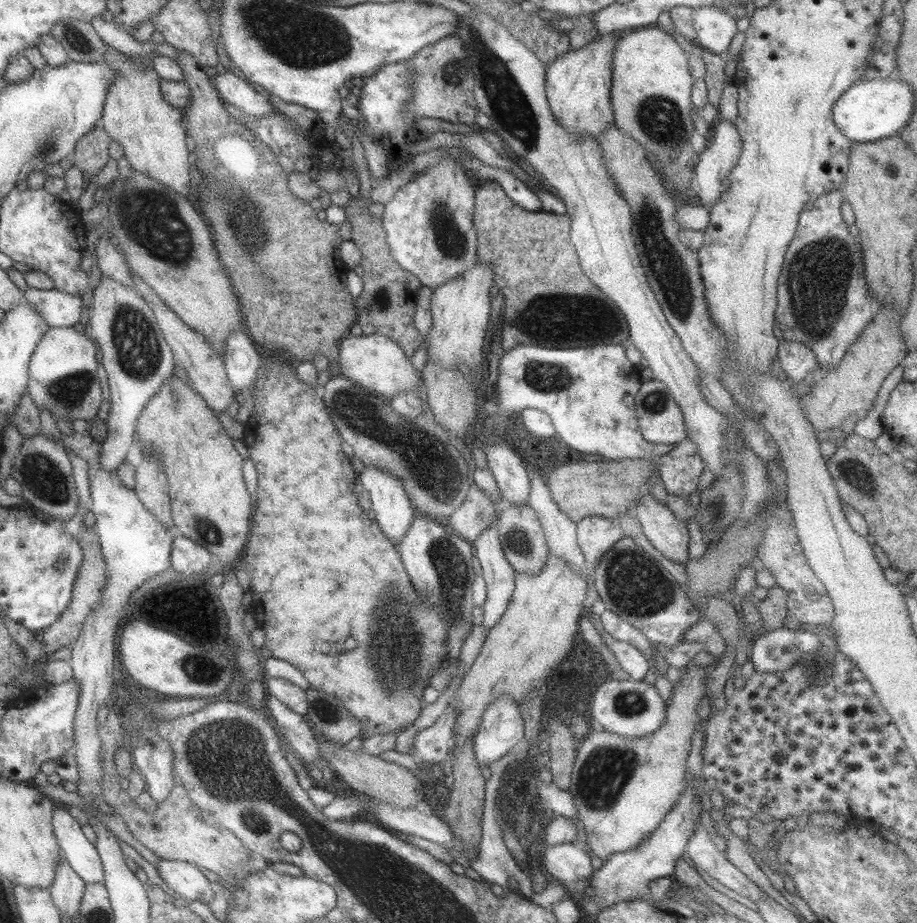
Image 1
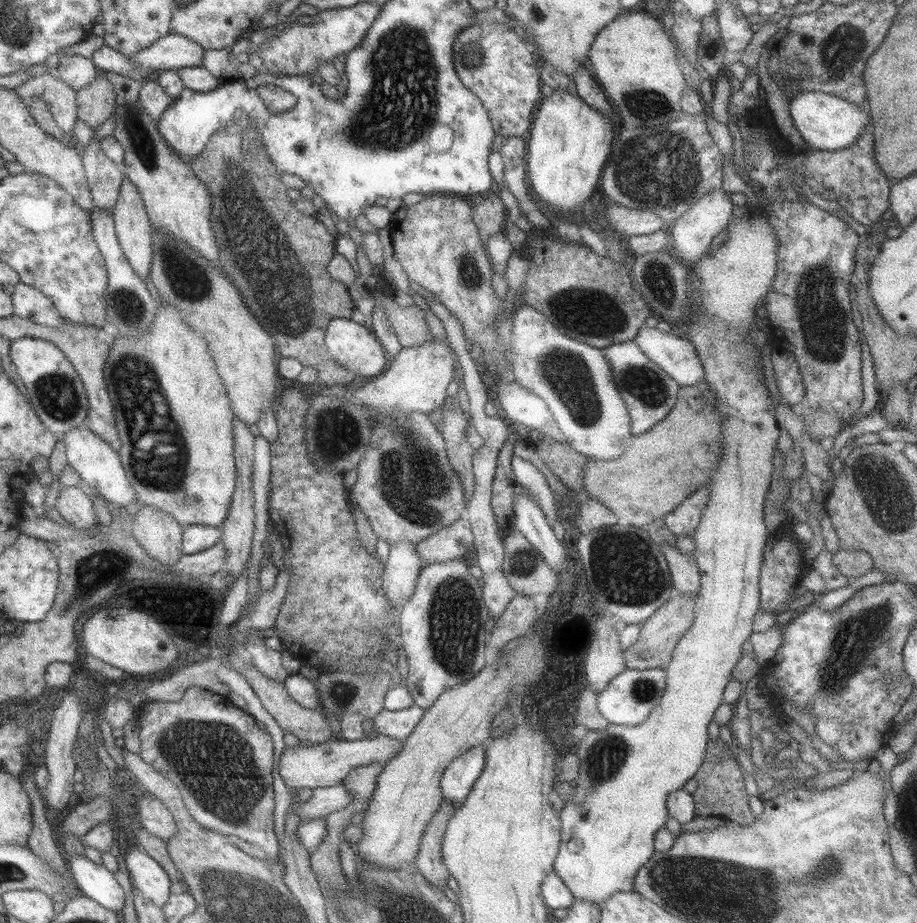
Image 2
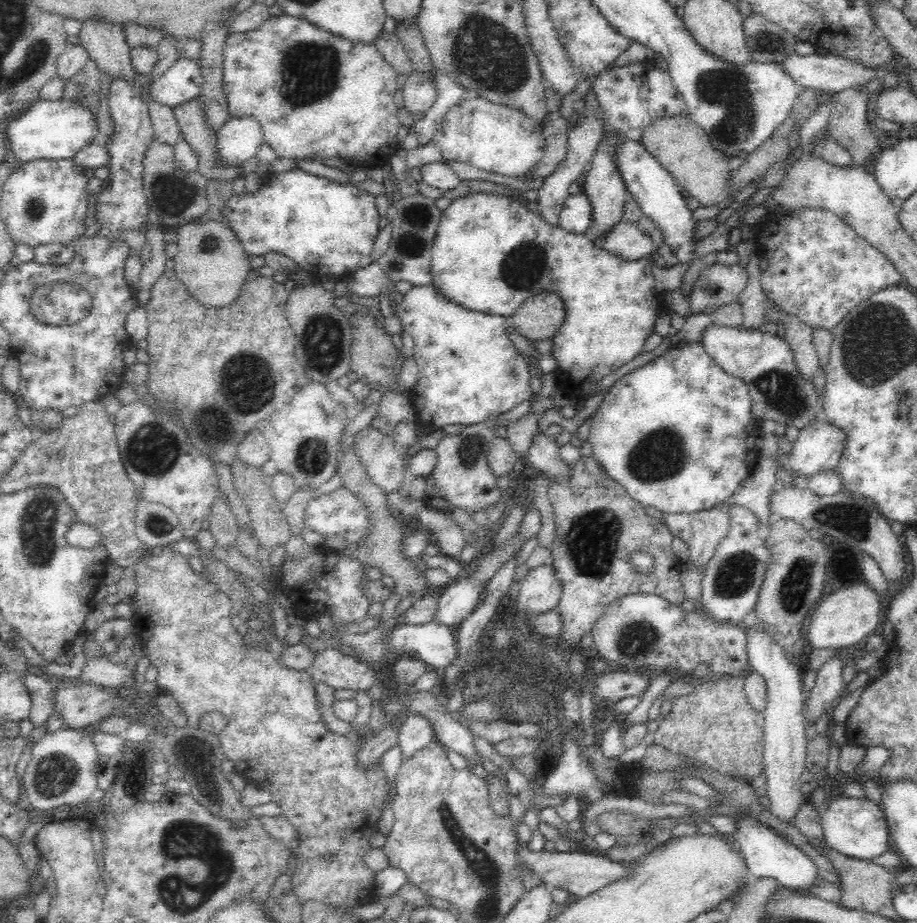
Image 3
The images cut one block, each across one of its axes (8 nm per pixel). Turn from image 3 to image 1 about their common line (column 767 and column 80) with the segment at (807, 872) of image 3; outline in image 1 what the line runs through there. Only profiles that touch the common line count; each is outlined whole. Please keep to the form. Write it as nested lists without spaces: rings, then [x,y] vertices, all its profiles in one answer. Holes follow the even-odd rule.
[[[56,805],[52,815],[52,832],[67,864],[78,874],[84,884],[103,883],[104,872],[95,845],[83,836],[81,826],[67,810]]]

